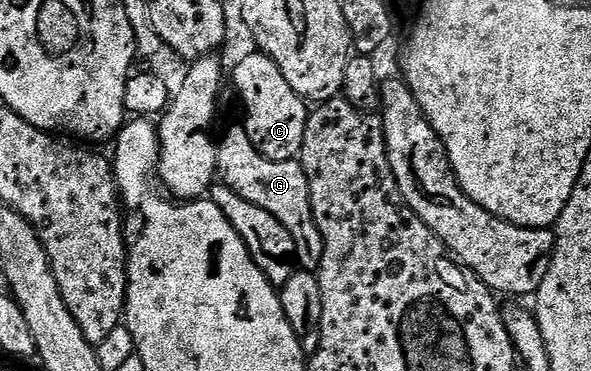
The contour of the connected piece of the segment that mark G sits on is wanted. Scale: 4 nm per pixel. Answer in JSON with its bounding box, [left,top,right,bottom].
[216,125,322,272]

